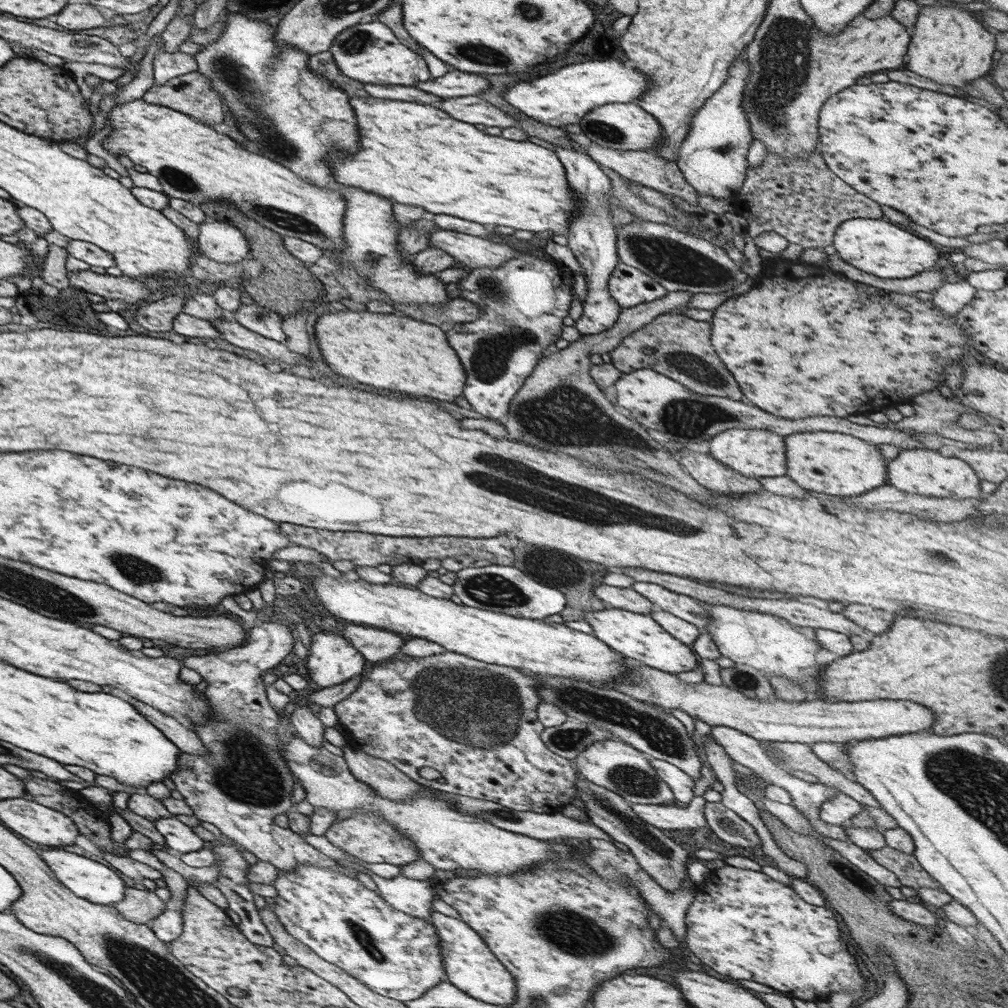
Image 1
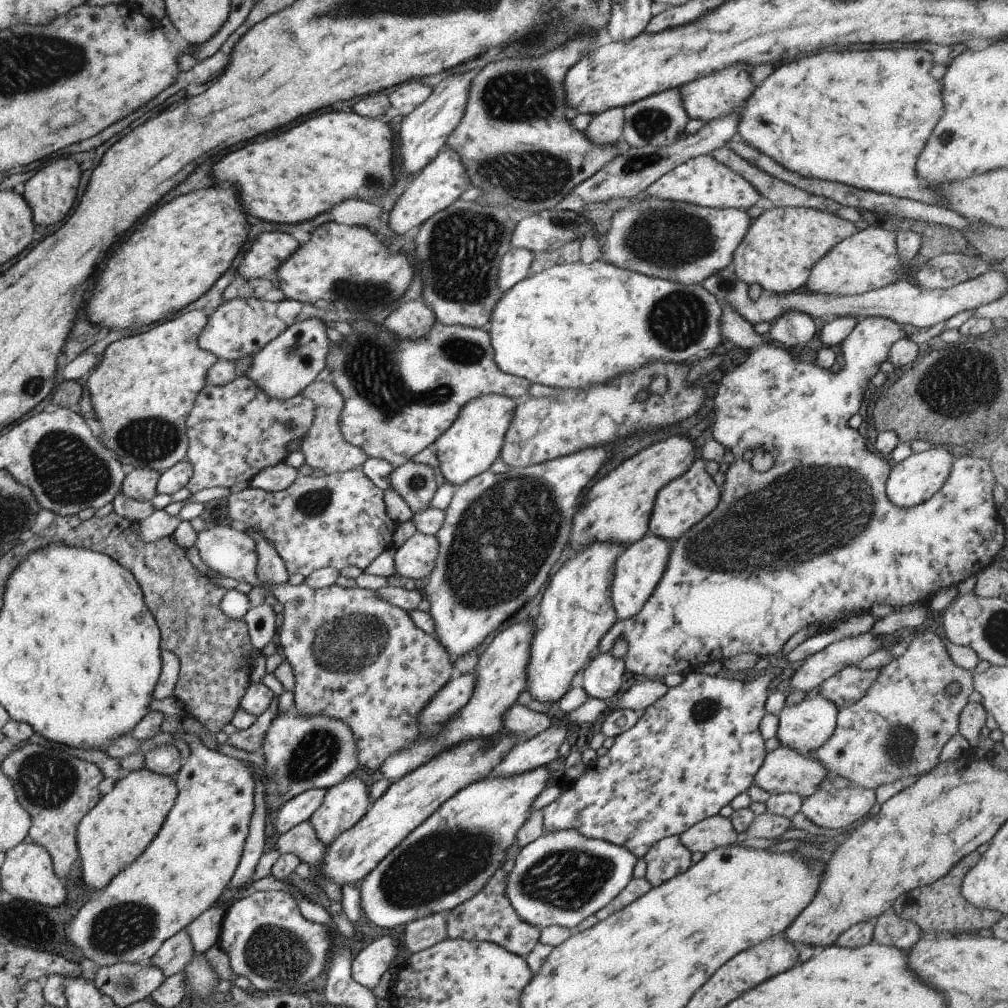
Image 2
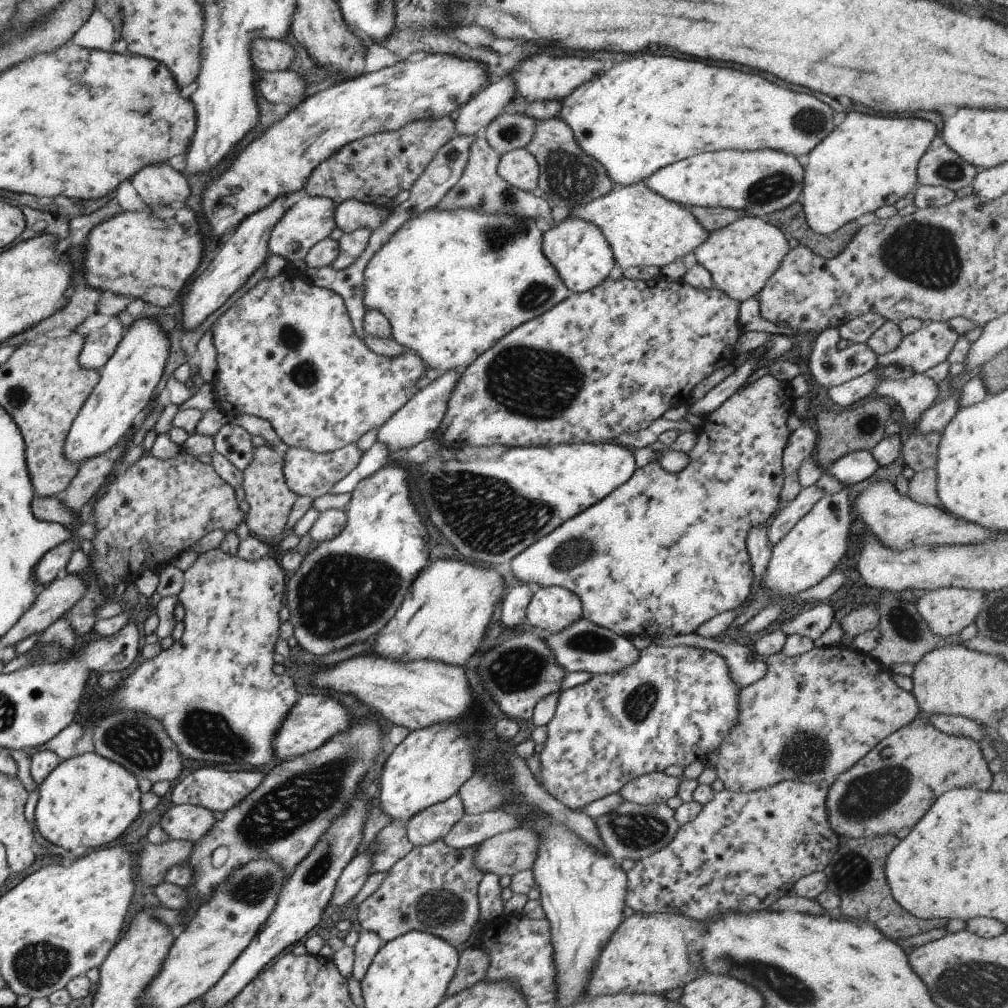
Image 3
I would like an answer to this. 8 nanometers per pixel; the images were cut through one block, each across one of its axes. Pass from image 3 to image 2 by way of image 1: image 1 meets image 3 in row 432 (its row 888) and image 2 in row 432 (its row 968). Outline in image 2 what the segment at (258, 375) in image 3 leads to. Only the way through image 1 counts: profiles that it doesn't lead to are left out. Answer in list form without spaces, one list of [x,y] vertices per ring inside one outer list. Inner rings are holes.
[[[355,318],[358,322],[350,327],[351,334],[345,336],[342,346],[328,342],[325,367],[333,370],[328,378],[344,398],[338,425],[349,444],[358,446],[368,457],[383,459],[393,469],[433,444],[451,426],[459,409],[472,398],[491,393],[517,398],[529,392],[532,383],[498,369],[485,327],[472,329],[435,322],[421,339],[401,341],[388,333],[383,323],[375,326],[371,320]]]

